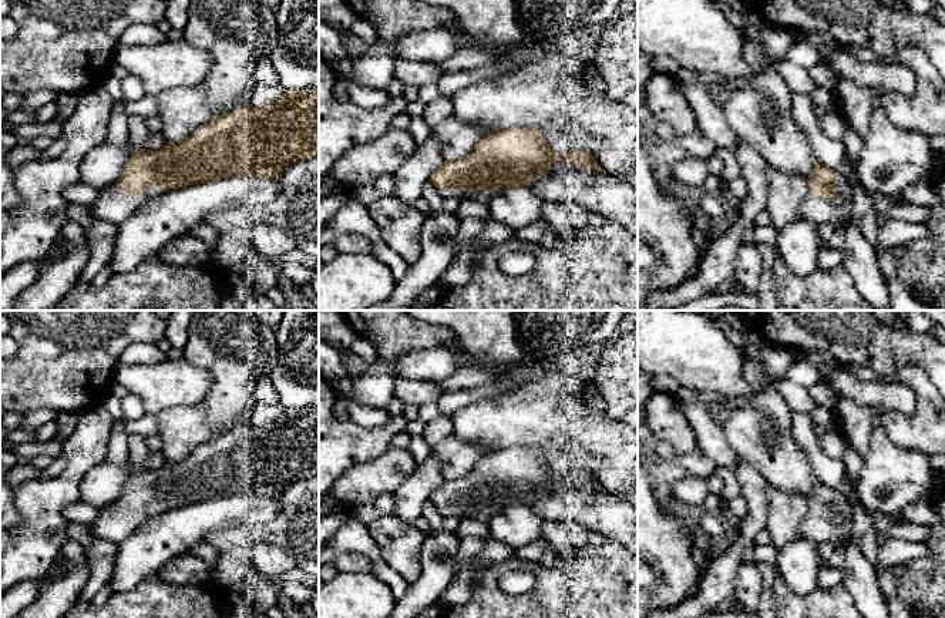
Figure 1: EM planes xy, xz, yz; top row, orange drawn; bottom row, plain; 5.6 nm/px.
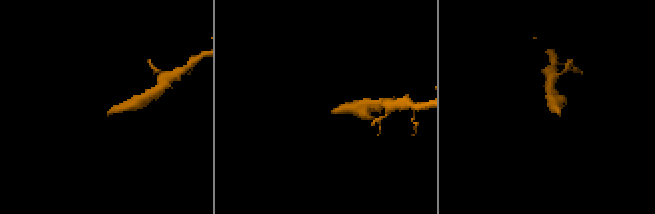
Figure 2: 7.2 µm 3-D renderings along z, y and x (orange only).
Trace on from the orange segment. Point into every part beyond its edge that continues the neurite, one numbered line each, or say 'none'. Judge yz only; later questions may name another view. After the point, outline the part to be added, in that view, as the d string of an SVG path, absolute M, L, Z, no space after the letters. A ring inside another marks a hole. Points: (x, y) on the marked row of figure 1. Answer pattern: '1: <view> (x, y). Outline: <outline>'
1: yz (820, 210). Outline: M835 172L835 198L815 197L811 189L798 204L798 216L813 221L815 224L833 222L843 229L851 222L852 209L852 187L840 174Z

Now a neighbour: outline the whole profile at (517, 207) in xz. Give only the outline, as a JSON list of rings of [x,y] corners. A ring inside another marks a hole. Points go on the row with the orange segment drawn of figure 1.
[[[514,185],[491,198],[487,205],[491,221],[518,231],[542,219],[542,202],[527,187]]]

